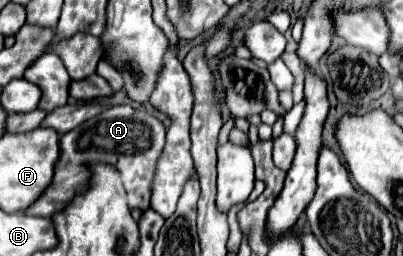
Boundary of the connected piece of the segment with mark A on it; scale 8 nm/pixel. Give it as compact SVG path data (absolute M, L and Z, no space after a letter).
M121 104L121 106L113 106L107 108L105 112L101 112L99 116L83 122L79 128L73 128L71 132L61 136L61 160L57 162L57 176L53 180L53 188L49 188L49 192L45 192L45 196L41 196L41 200L37 200L37 204L33 204L33 208L29 208L29 212L23 214L31 214L31 216L55 216L59 212L65 210L65 206L79 194L85 194L91 186L91 166L93 164L113 164L121 176L123 176L123 184L125 190L129 192L129 208L131 210L147 210L151 208L151 186L153 186L153 178L157 172L157 162L161 158L165 146L165 126L163 122L151 114L147 108L143 106L131 106L131 104Z

